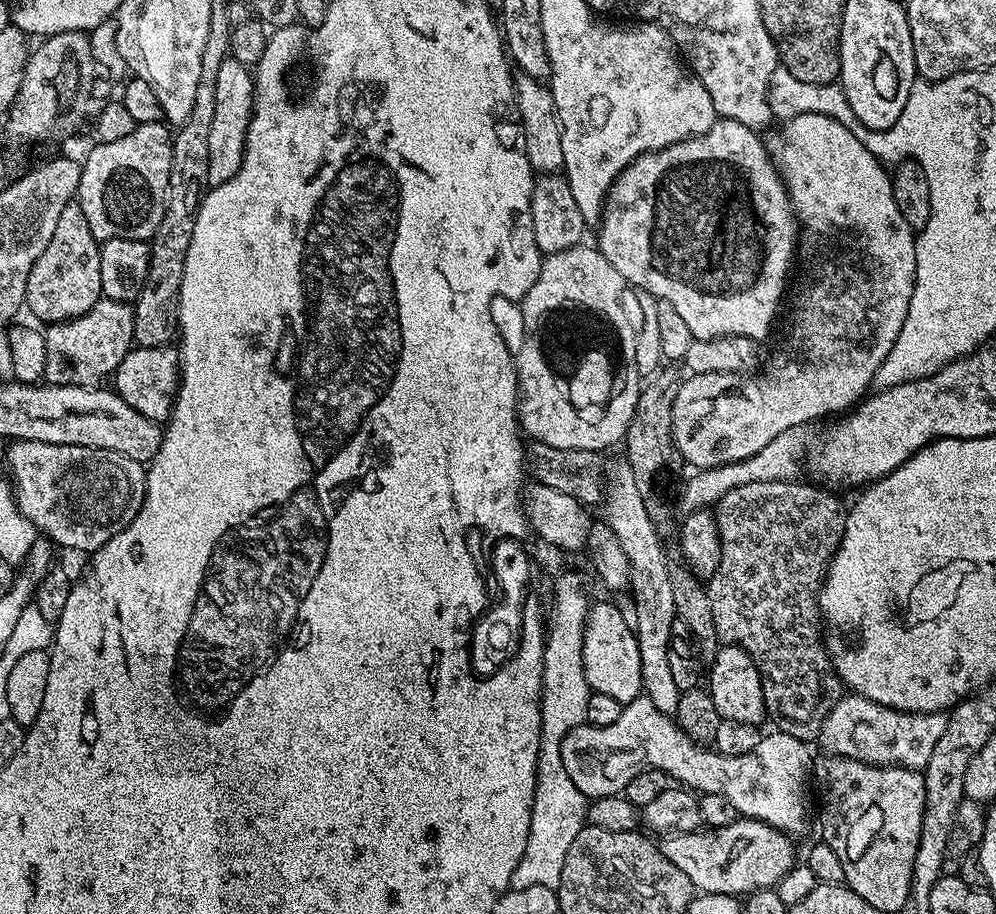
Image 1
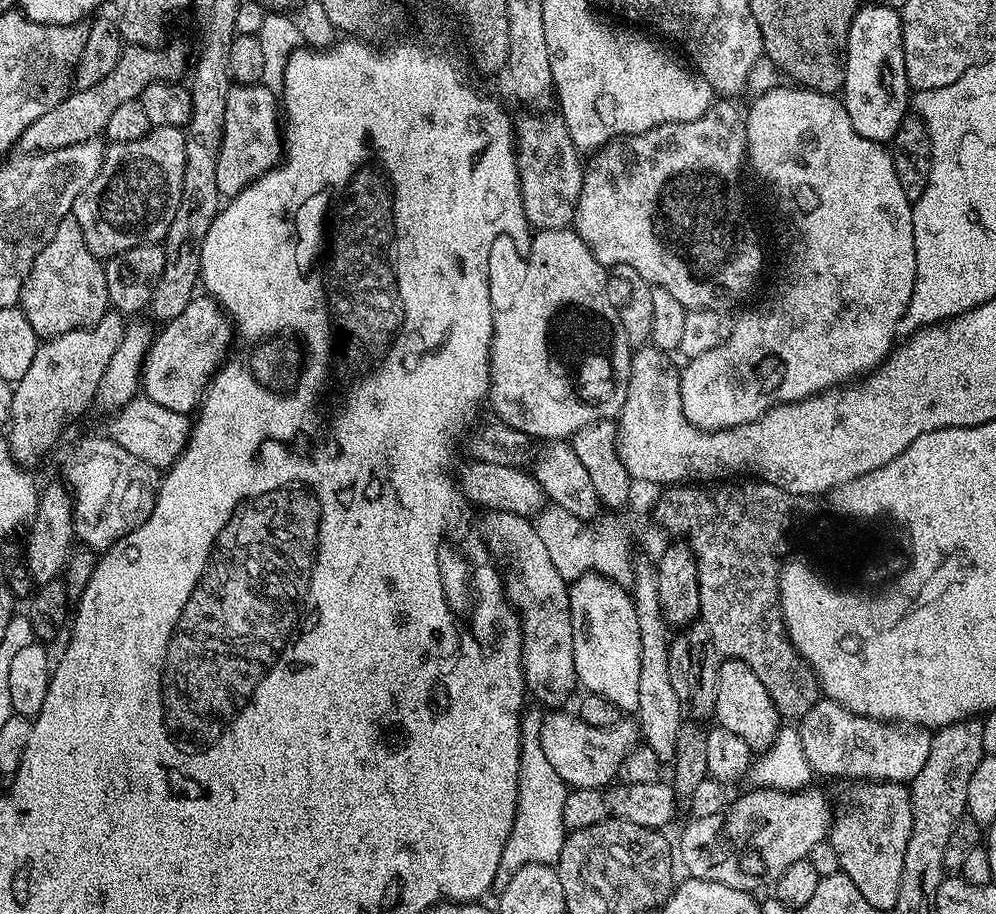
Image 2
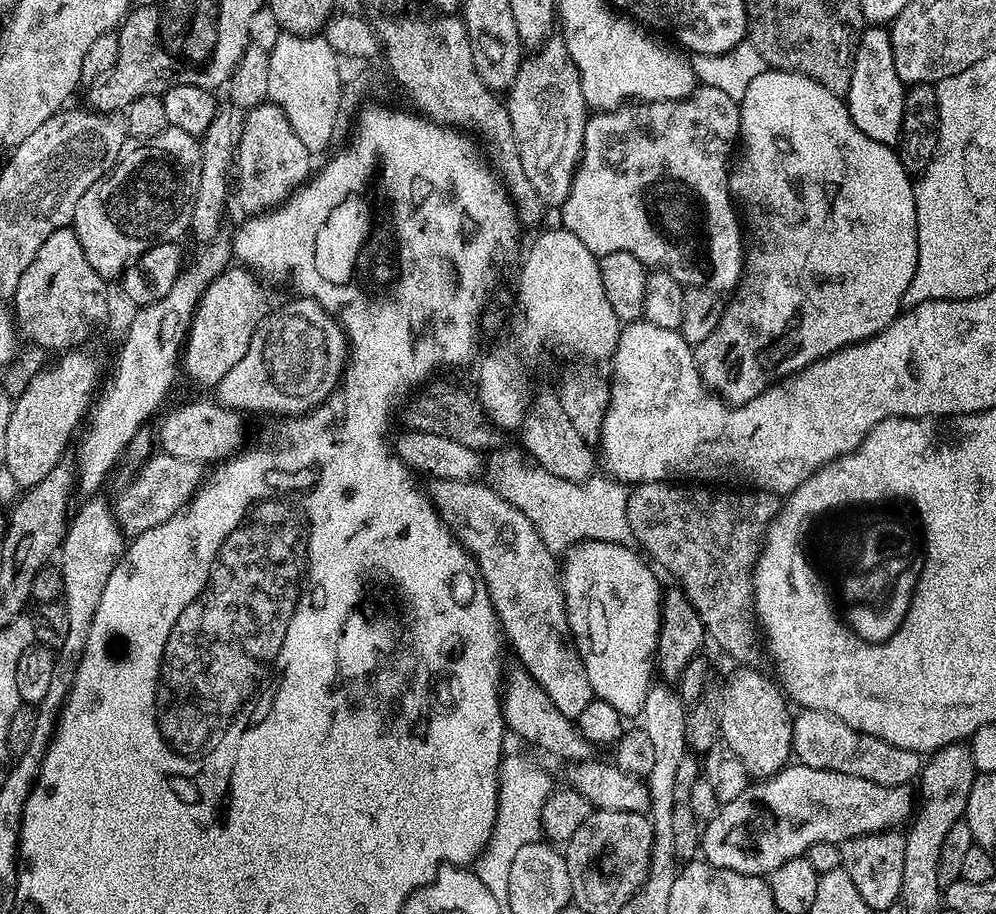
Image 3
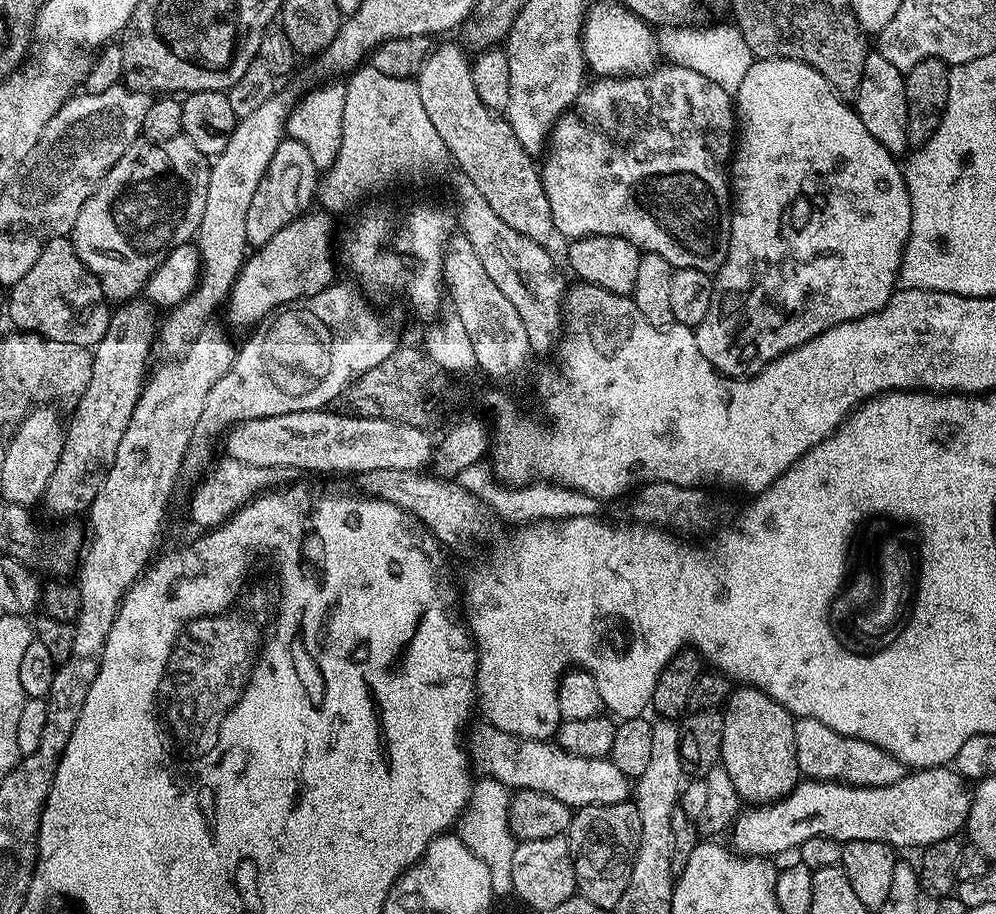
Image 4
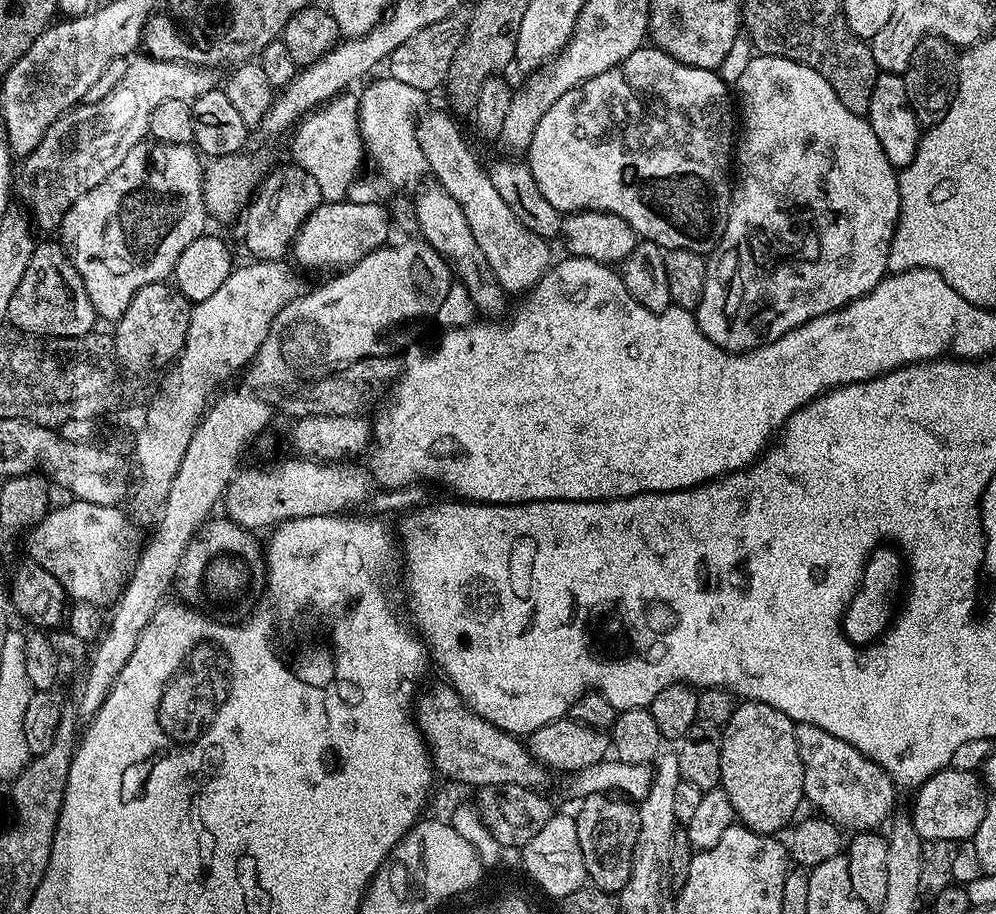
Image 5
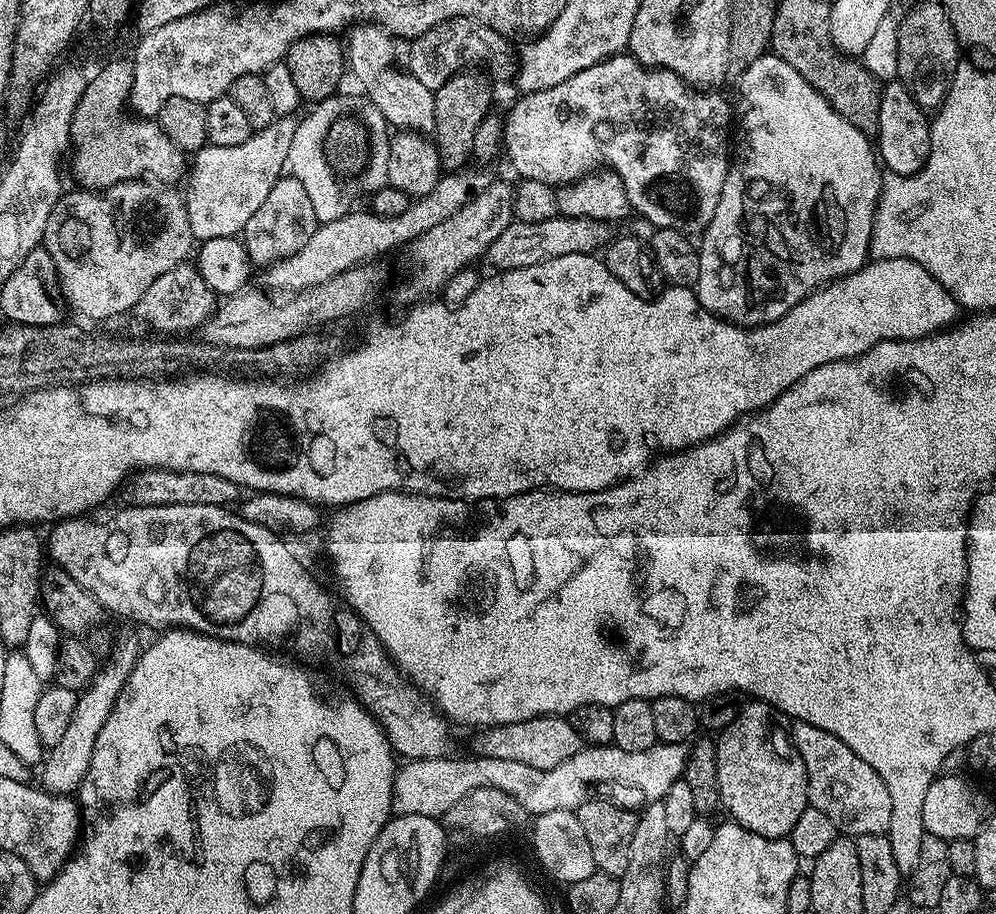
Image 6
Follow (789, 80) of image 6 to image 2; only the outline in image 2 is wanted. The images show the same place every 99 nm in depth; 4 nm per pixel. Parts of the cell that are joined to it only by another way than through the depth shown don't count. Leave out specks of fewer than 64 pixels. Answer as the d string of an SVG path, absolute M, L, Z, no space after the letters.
M774 87L769 92L763 92L761 96L755 97L748 112L746 108L744 116L748 143L747 167L749 169L752 167L753 174L768 187L768 192L776 203L776 212L784 219L776 232L776 260L780 263L776 268L776 285L773 286L768 300L762 301L757 308L741 314L740 321L734 326L731 325L730 331L720 344L704 354L689 359L683 365L680 373L682 406L686 418L695 428L719 430L737 428L740 424L753 424L755 420L767 414L769 408L774 408L777 404L793 404L796 400L816 396L820 392L828 391L829 388L843 386L867 373L875 372L876 367L888 359L889 352L897 343L900 320L906 314L910 294L914 294L916 255L912 221L913 201L906 198L906 190L902 190L902 182L898 182L891 151L884 144L875 144L870 138L862 138L862 134L854 130L854 122L850 122L850 114L846 114L843 99L826 92L812 92L809 88L784 87Z

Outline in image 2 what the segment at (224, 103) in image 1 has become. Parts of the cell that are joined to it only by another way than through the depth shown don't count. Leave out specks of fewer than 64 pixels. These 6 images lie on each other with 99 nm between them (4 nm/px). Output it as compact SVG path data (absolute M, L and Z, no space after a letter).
M233 83L230 94L226 94L226 118L224 119L224 145L218 158L218 190L221 197L237 196L260 176L275 168L282 159L282 112L278 107L278 96L266 85Z

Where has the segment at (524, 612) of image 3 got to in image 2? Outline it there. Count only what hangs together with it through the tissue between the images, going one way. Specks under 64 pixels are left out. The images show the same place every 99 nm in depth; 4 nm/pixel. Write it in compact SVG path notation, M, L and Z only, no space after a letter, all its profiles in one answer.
M489 511L488 516L484 520L484 528L482 524L482 535L484 543L488 546L488 551L492 553L493 557L500 558L505 556L506 559L512 560L512 581L507 581L506 584L506 596L510 601L511 607L518 613L518 619L520 621L520 633L524 641L522 642L522 664L524 666L524 683L527 691L532 692L538 699L552 705L548 706L564 706L568 699L572 696L572 691L577 691L578 681L576 678L576 667L574 666L574 626L572 625L572 611L570 610L570 584L569 581L564 580L561 574L558 574L557 567L553 565L552 559L550 559L549 551L546 550L545 543L541 541L538 536L538 530L535 523L529 517L519 516L518 514L510 514L509 512L493 512Z

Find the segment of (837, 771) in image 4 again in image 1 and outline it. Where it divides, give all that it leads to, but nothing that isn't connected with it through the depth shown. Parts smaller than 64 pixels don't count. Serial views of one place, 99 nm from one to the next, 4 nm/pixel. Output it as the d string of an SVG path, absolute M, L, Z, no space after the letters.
M844 694L834 706L834 710L826 714L818 744L824 747L821 749L829 756L845 756L851 760L878 766L896 764L900 768L923 770L930 762L930 754L934 754L934 746L941 740L942 733L946 731L947 721L948 717L944 712L900 712L897 708L870 702L870 698L865 696Z

